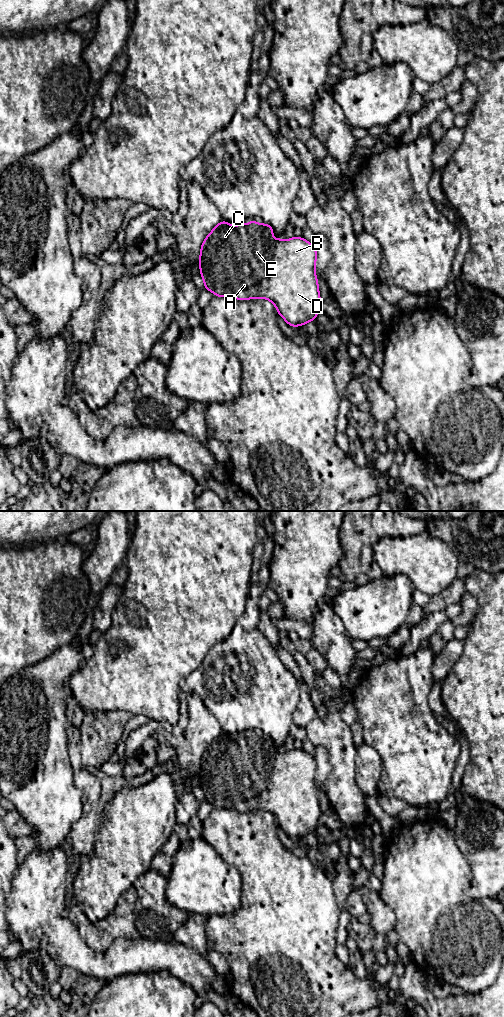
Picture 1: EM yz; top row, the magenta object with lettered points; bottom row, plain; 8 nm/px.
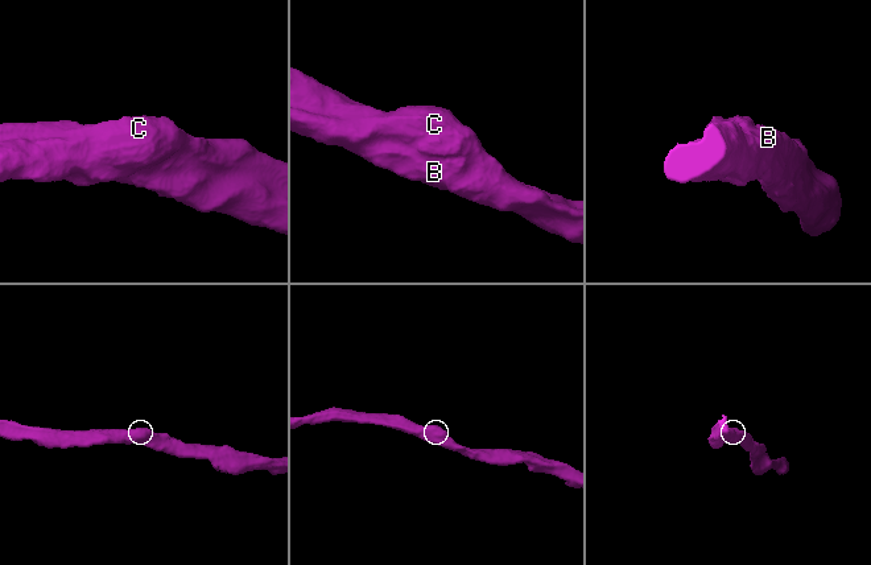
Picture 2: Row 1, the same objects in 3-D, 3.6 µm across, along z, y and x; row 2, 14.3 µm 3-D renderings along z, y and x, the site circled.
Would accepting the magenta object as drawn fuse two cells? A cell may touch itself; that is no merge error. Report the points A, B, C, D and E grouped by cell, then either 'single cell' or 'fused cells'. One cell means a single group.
A B C D E; single cell

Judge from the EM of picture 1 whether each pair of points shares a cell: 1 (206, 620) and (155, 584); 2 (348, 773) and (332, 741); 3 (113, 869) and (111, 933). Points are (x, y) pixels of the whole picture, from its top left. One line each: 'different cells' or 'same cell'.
1: same cell
2: same cell
3: different cells

